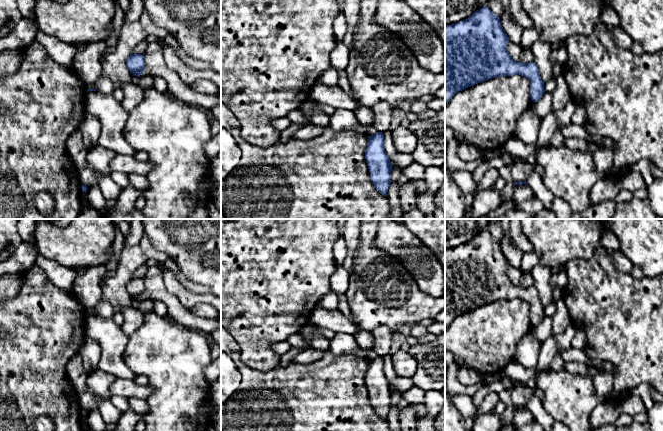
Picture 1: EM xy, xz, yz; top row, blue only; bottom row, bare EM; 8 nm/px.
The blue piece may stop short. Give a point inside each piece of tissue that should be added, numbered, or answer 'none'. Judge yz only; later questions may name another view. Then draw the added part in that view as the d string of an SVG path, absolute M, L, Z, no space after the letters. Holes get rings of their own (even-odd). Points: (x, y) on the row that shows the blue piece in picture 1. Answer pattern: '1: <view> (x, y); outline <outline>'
none

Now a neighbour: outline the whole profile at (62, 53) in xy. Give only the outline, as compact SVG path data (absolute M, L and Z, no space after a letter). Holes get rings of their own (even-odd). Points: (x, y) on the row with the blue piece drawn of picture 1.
M39 28L37 31L37 42L45 47L53 59L66 67L74 69L73 60L76 54L76 46L66 44L58 39L44 34Z

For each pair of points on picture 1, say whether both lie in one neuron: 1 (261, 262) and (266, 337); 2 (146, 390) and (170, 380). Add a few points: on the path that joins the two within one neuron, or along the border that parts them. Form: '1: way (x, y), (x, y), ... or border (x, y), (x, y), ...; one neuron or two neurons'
1: way (259, 281), (260, 318); one neuron
2: border (148, 384), (152, 388), (152, 392), (146, 400); two neurons

